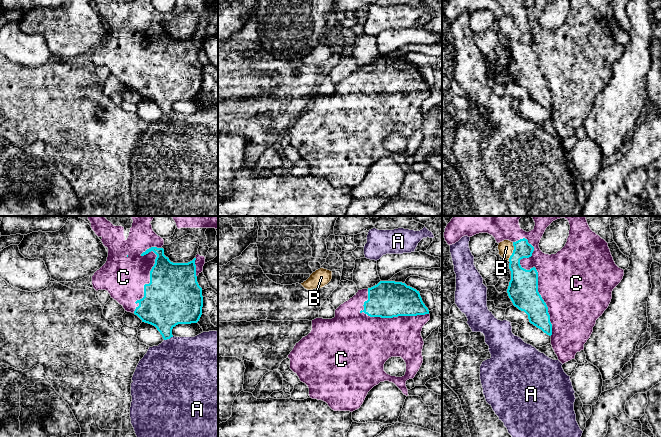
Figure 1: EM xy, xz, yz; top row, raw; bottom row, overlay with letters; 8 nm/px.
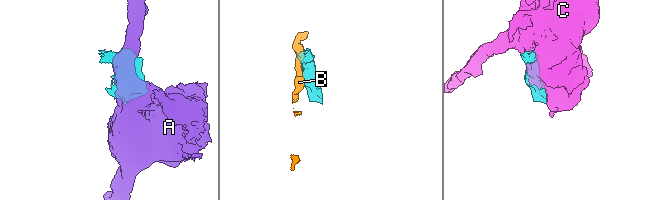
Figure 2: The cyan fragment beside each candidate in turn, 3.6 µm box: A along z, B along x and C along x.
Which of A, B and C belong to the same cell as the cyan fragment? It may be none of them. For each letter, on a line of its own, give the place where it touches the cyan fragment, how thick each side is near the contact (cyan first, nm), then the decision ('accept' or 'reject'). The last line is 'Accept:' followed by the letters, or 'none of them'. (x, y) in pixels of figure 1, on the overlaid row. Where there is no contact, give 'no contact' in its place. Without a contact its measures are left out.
A: xy (168, 338) | 340/480 nm | reject
B: yz (513, 251) | 190/120 nm | reject
C: yz (537, 277) | 240/480 nm | accept
Accept: C

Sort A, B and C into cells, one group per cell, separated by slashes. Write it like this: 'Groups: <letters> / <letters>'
Groups: A / B / C

